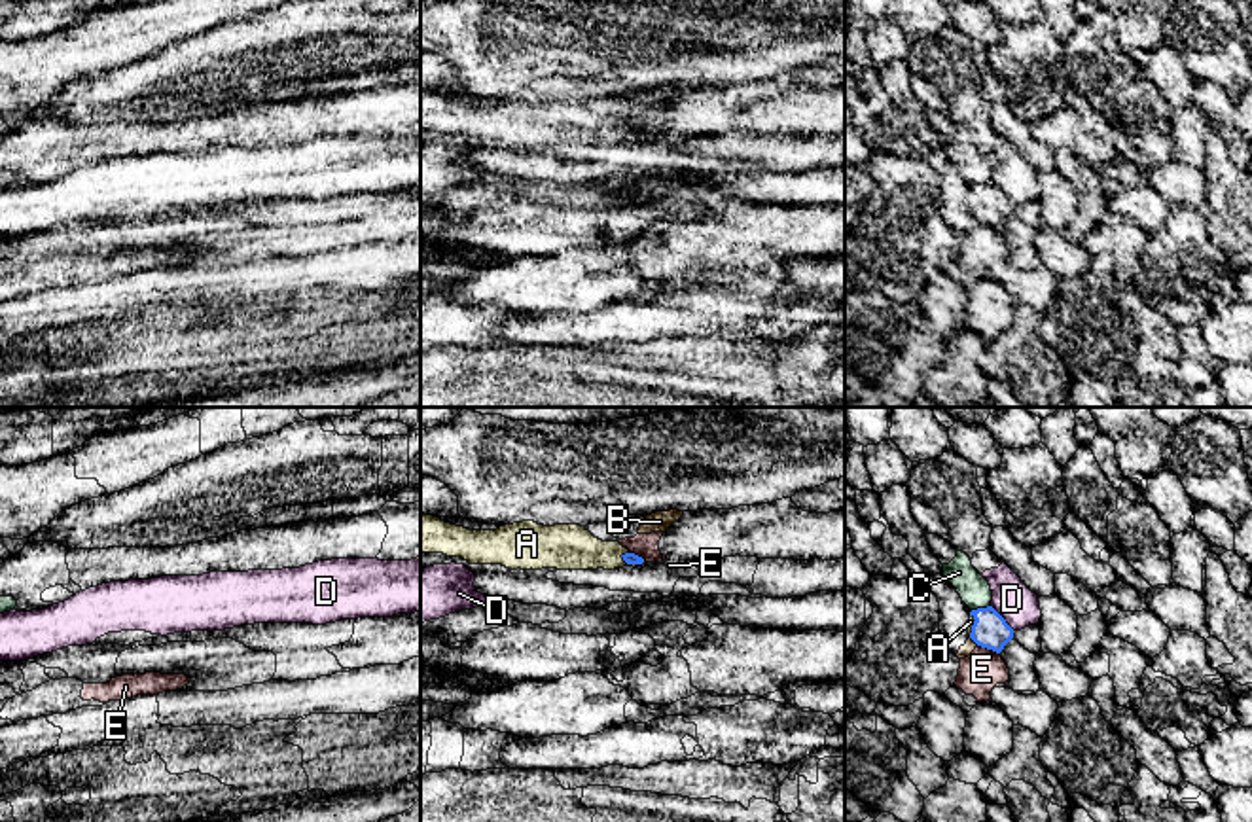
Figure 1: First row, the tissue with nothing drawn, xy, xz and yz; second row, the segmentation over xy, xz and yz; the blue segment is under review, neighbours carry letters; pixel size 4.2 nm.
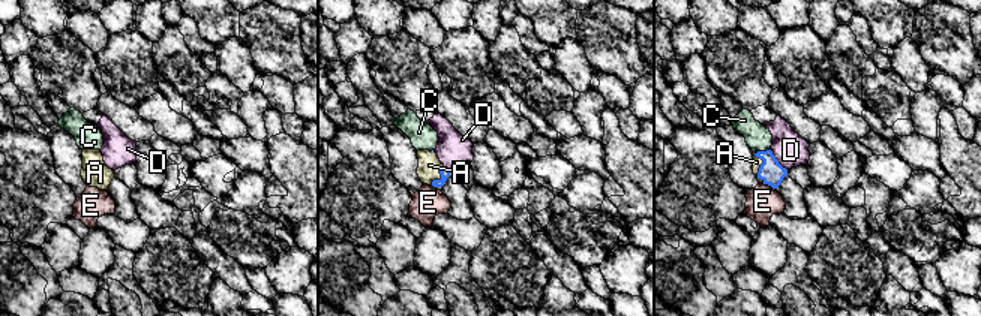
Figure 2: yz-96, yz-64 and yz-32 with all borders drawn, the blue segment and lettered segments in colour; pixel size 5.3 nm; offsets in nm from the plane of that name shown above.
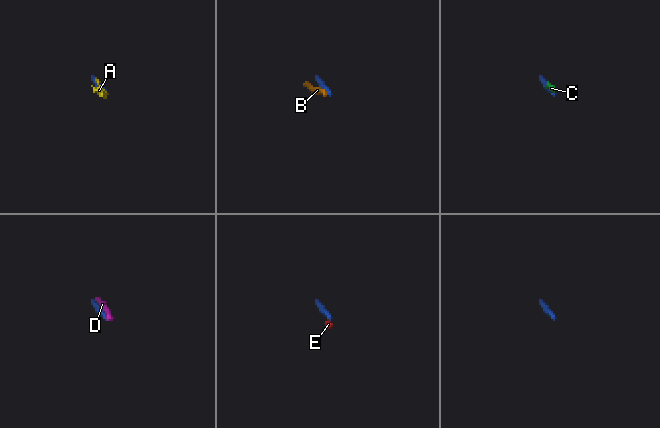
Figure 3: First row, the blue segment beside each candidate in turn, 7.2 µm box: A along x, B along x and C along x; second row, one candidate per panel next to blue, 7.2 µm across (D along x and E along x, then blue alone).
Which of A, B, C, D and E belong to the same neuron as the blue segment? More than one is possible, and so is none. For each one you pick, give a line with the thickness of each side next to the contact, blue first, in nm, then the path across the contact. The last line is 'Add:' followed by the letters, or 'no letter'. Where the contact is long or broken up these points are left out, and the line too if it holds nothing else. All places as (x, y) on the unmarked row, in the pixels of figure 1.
A: 50/190 nm | across xz (629, 133), (626, 137), (569, 122)
Add: A

